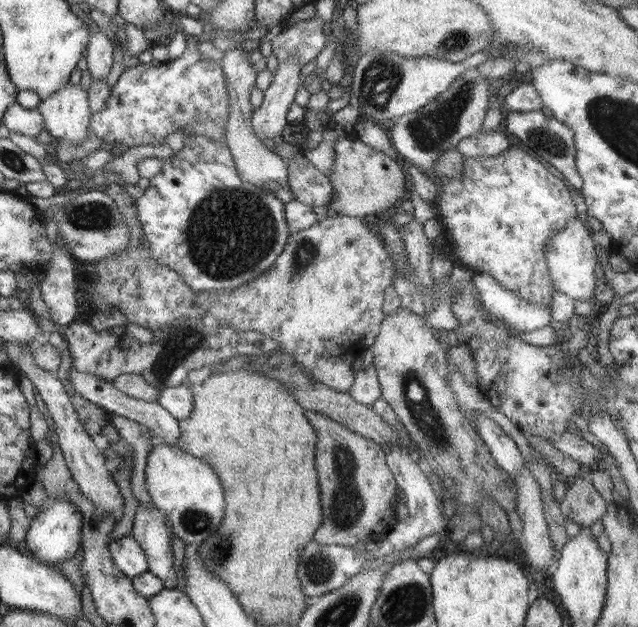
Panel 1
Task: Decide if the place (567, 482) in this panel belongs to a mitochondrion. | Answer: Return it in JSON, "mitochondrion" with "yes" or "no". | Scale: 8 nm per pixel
{"mitochondrion":"no"}

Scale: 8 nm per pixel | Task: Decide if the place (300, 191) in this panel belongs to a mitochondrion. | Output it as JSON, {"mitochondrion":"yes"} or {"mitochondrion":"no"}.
{"mitochondrion":"no"}

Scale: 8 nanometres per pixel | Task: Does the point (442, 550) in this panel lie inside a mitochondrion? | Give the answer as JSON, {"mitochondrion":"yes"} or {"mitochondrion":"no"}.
{"mitochondrion":"no"}

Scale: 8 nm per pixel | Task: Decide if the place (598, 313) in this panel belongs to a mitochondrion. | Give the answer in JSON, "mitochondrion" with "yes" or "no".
{"mitochondrion":"no"}

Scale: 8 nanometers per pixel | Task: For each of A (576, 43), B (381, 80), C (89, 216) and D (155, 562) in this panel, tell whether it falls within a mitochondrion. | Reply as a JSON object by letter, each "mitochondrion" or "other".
{"A":"other","B":"mitochondrion","C":"mitochondrion","D":"other"}

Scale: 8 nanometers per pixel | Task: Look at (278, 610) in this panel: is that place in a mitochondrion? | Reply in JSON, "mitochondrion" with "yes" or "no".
{"mitochondrion":"no"}

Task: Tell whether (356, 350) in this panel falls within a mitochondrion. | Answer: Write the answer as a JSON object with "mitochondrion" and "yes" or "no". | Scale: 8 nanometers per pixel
{"mitochondrion":"no"}

